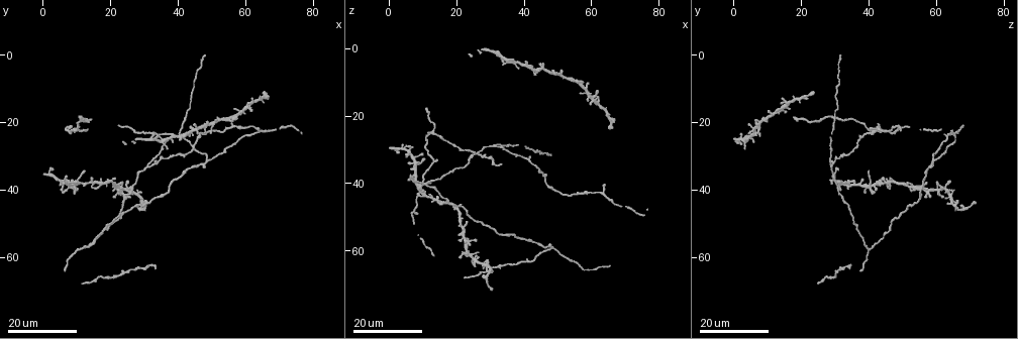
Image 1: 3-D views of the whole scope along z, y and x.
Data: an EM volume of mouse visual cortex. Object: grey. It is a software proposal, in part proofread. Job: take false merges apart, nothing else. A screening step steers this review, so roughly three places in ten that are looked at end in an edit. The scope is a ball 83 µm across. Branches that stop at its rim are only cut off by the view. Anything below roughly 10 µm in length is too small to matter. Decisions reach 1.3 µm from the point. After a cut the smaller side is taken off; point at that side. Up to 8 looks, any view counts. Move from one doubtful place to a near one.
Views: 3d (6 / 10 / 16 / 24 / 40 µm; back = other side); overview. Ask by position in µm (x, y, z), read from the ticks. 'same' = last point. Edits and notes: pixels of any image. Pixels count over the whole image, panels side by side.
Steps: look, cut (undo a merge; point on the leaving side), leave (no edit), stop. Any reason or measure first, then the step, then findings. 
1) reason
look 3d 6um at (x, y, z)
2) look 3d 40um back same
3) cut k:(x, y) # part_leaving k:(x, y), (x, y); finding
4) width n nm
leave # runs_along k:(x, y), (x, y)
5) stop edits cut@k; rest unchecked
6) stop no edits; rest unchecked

three-way junction
look 3d 16um at (48.5, 30.5, 59.5)

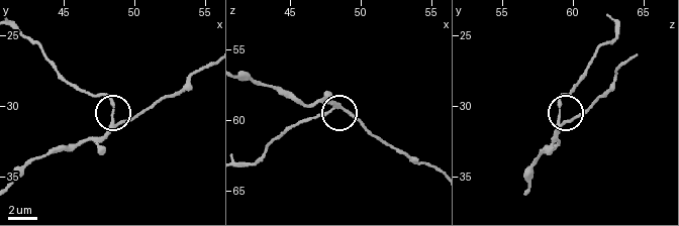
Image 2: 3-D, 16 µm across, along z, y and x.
closer look
look 3d 6um at (48.6, 31.0, 59.0)

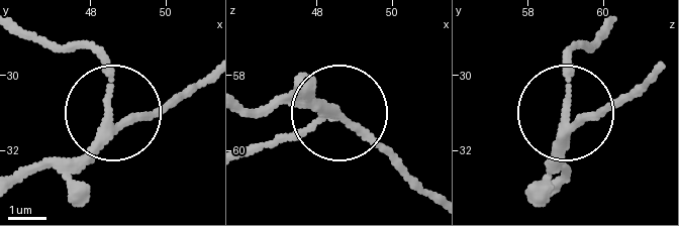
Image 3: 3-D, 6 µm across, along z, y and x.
arms 3
leave # runs_along 3:(17, 173), (76, 156), (104, 121), (143, 121), (179, 102); continuous, no second neuron

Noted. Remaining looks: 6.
three-way junction
look 3d 24um at (10.5, 58.0, 40.5)

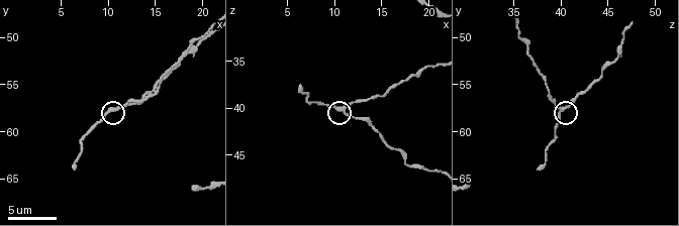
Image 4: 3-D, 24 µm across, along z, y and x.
look 3d 6um at (11.0, 57.8, 40.0)

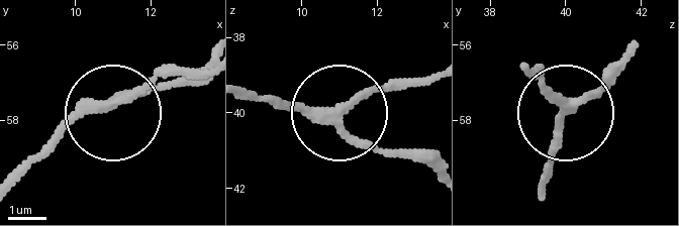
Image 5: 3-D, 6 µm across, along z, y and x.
arms 3
leave # continuous, no second neuron

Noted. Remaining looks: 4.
side arm on a straight run
look 3d 16um at (31.0, 32.5, 29.5)

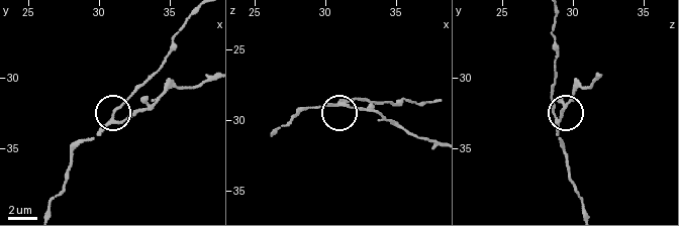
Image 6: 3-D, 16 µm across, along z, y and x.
look 3d 6um at (31.2, 33.2, 28.8)

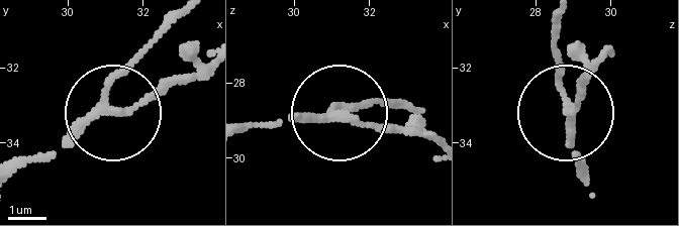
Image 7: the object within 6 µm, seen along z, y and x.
width 190 nm
cut 7:(121, 75) # part_leaving 7:(85, 122), (172, 19); a second neuron is stuck on

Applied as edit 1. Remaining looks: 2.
three-way junction
look 3d 24um at (63.0, 22.0, 42.5)

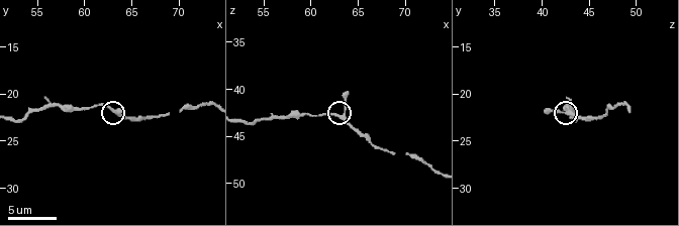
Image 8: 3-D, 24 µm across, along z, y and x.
look 3d 6um at (63.6, 22.2, 42.6)

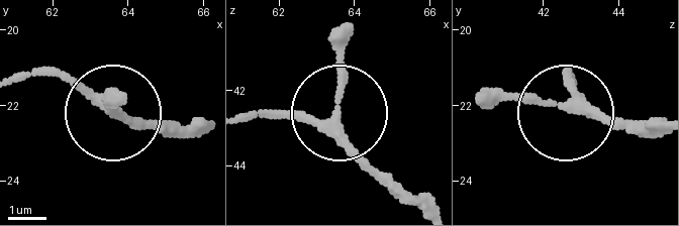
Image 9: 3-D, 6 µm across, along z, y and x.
side_arm 18 um
leave # runs_along 9:(21, 80), (70, 80), (105, 112), (163, 131); continuous, no second neuron

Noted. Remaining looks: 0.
stop edits cut@7; rest unchecked

